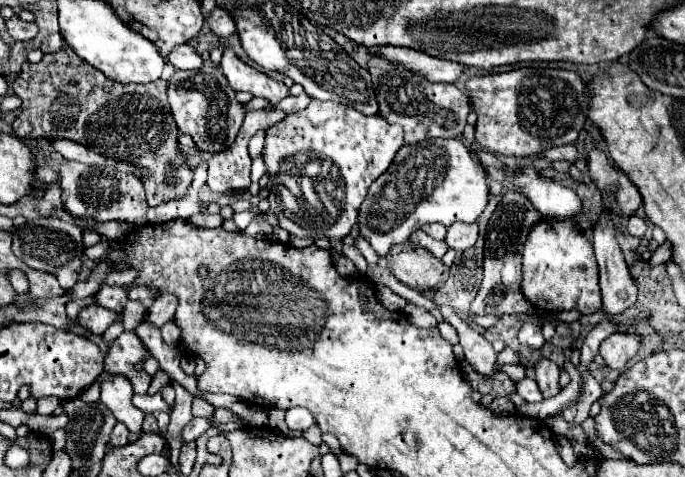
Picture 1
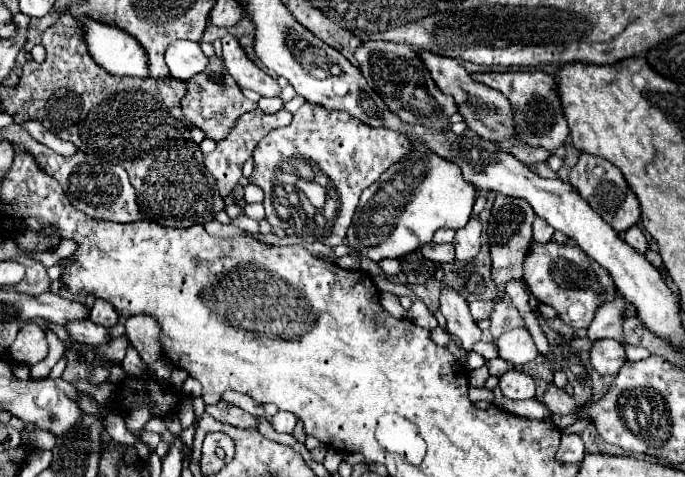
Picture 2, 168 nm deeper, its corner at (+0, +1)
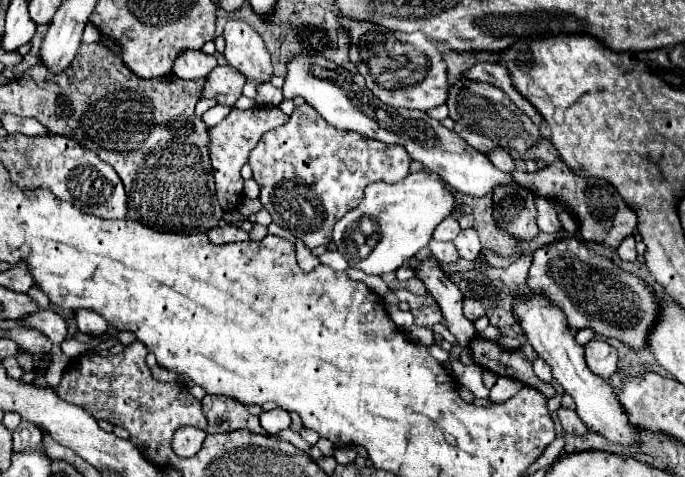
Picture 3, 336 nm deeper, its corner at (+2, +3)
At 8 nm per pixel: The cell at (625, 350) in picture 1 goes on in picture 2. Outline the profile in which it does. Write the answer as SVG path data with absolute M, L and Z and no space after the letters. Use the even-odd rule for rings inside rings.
M607 338L593 342L593 348L589 350L589 360L599 374L615 376L621 370L621 366L627 362L627 356L617 340Z

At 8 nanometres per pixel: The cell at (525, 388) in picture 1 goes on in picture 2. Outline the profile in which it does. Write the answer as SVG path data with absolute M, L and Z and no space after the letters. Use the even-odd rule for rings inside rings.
M509 370L499 378L499 388L505 398L509 400L525 400L525 398L535 398L535 382L531 376L519 372L519 370Z

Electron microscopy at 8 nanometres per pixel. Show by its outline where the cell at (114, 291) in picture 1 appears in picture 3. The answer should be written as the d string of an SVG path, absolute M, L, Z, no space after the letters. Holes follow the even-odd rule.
M77 312L77 326L79 332L91 334L91 336L101 336L107 330L105 320L101 320L101 316L97 316L97 312Z

